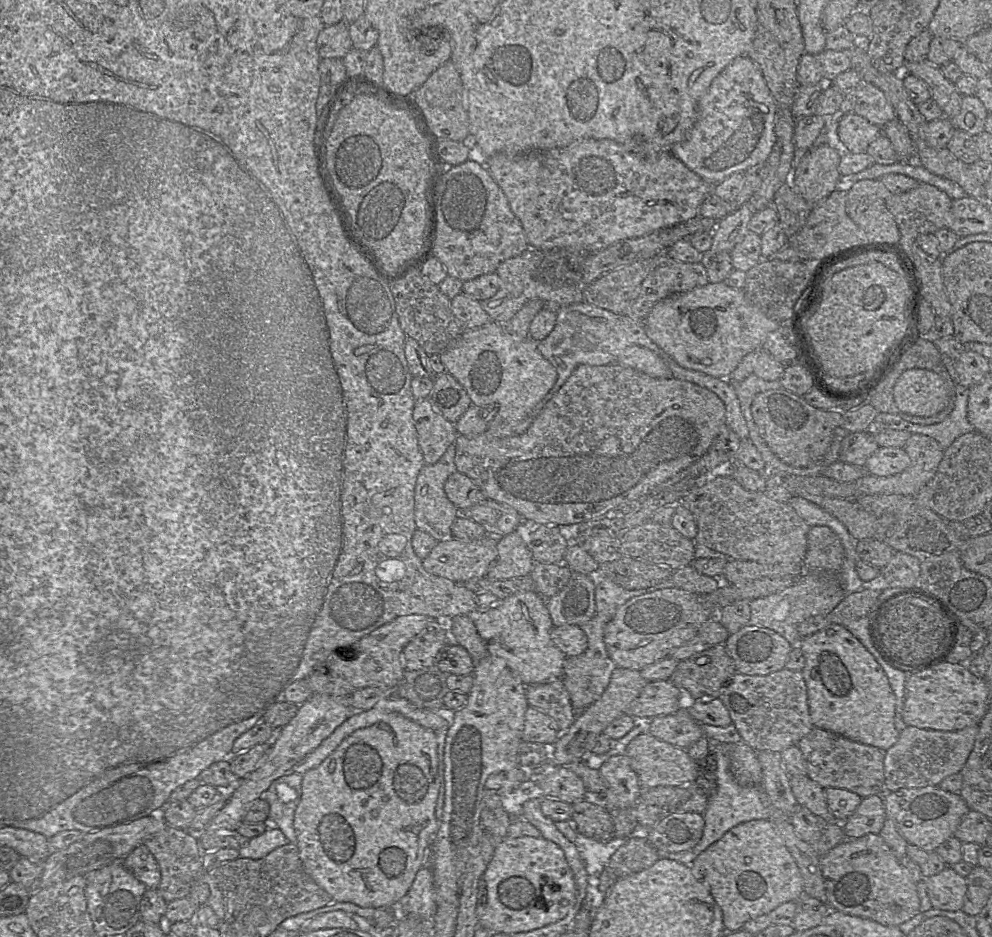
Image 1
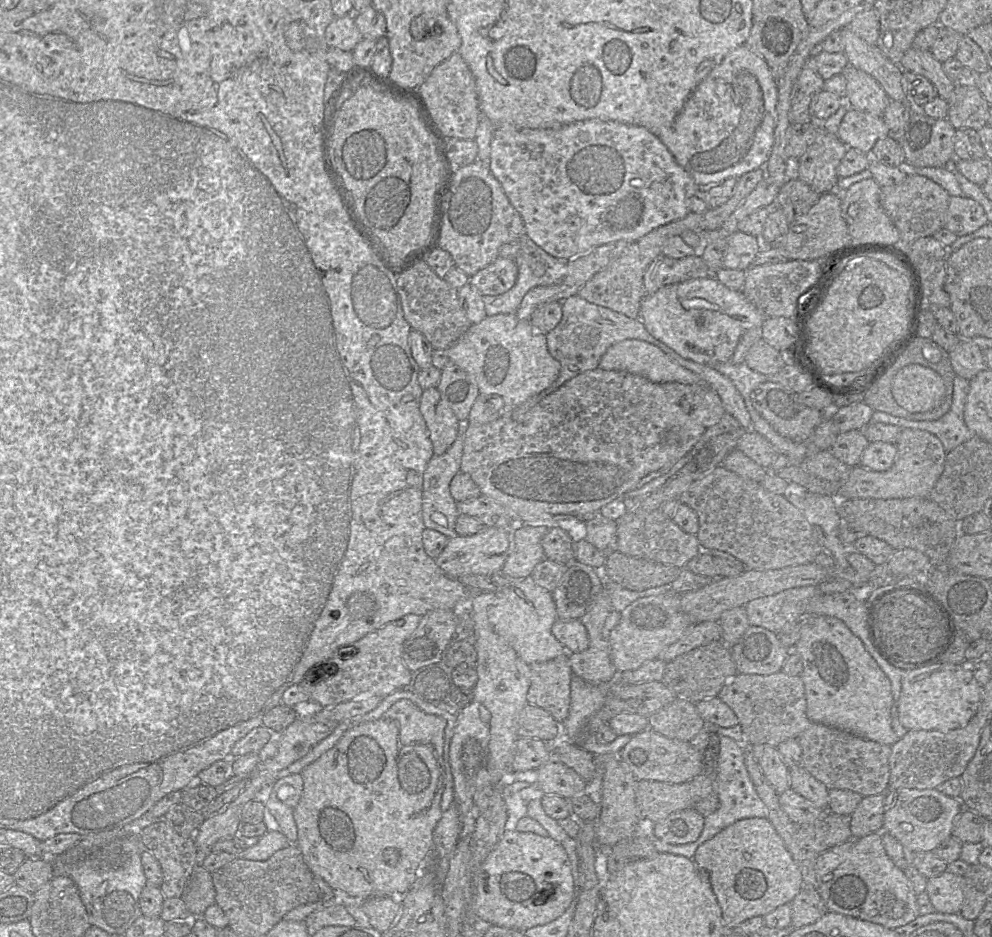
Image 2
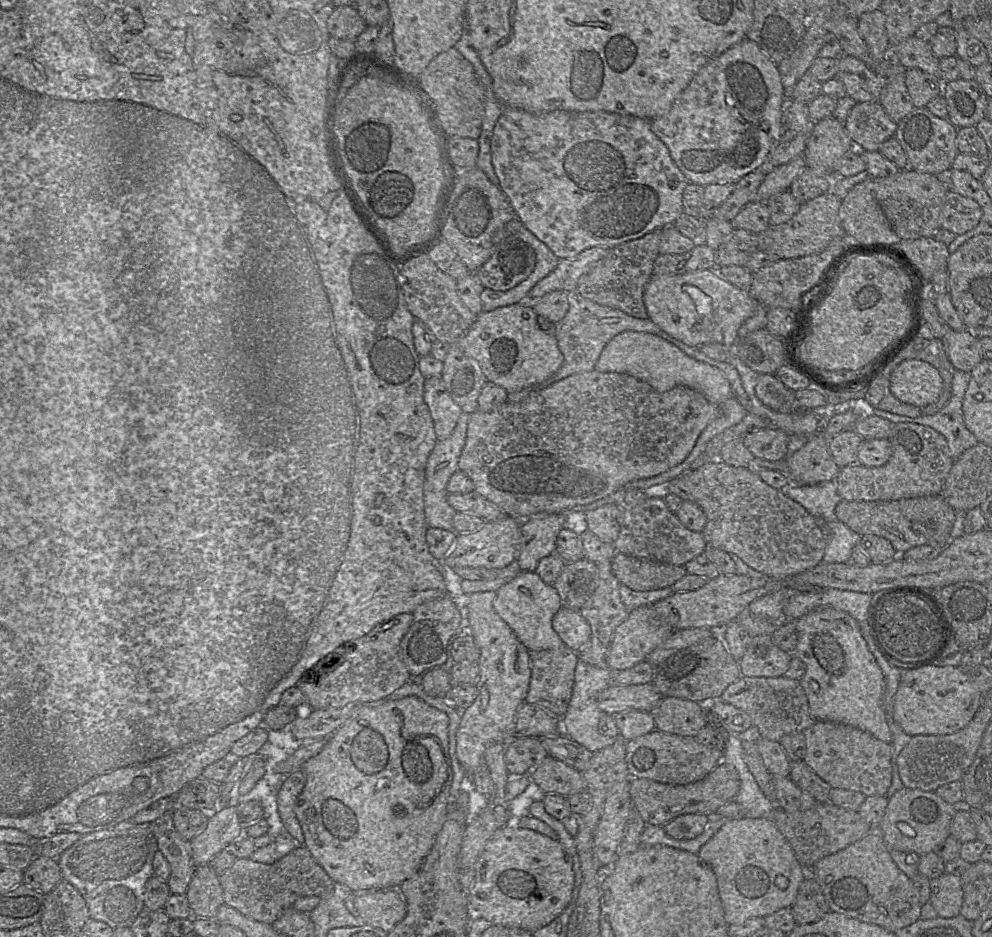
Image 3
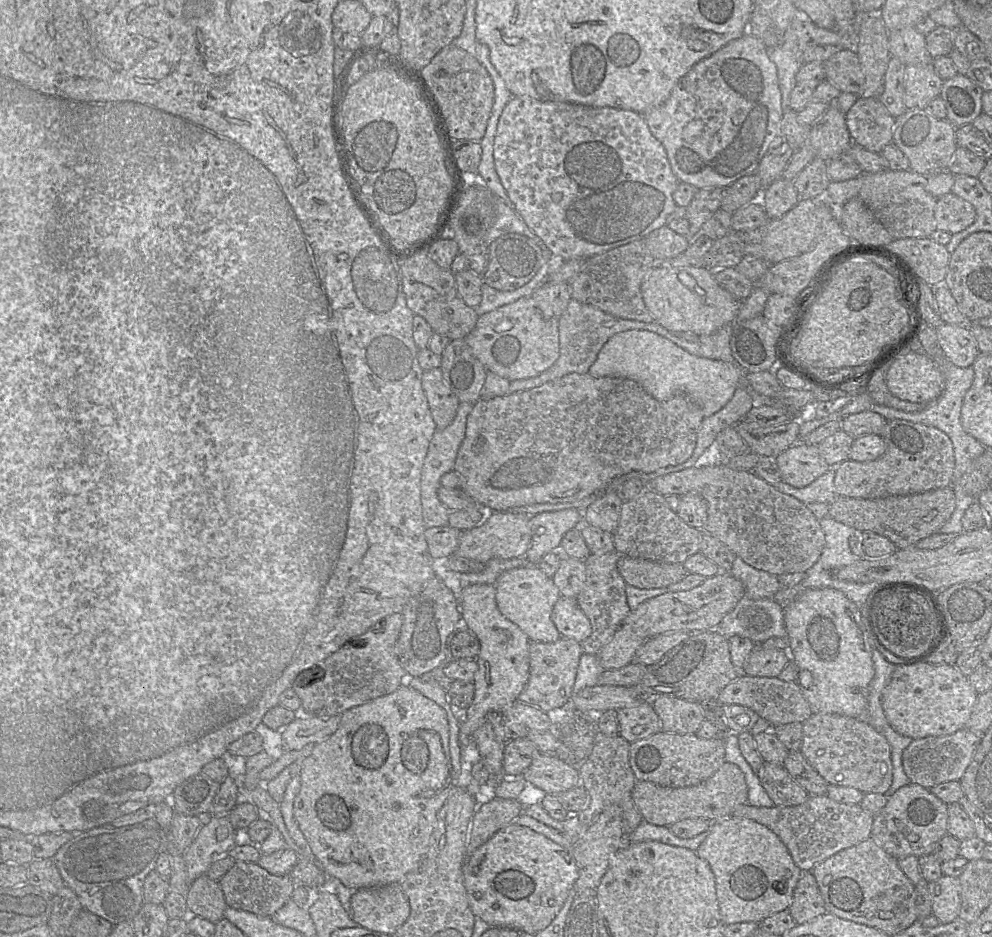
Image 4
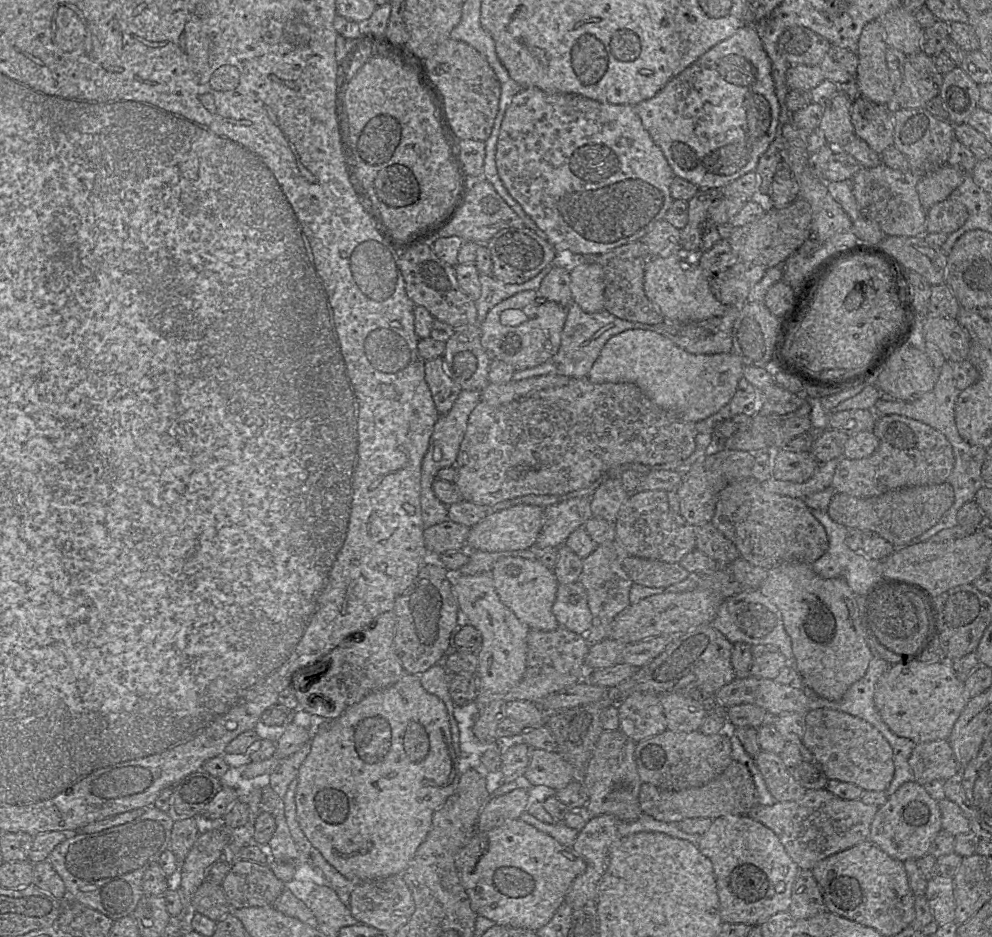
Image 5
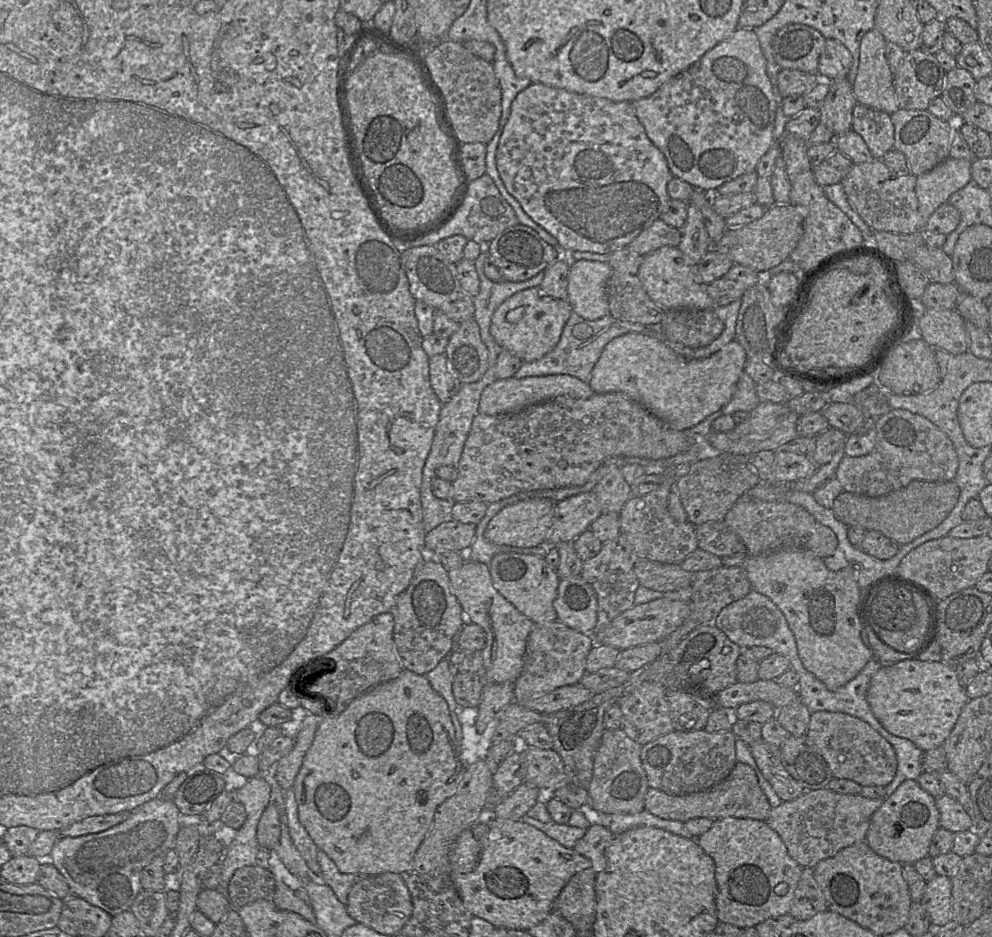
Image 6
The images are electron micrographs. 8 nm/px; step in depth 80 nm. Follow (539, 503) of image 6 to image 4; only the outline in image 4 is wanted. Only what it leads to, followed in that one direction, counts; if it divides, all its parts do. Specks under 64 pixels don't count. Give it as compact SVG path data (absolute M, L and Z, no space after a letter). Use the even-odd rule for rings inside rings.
M488 512L482 524L462 531L453 555L486 563L493 558L511 559L525 555L531 543L530 517L515 512Z

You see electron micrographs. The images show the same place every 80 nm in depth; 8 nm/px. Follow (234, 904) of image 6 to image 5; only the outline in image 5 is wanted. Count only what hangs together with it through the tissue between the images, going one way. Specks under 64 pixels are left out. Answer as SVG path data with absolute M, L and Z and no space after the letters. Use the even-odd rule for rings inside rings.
M237 860L221 887L232 910L274 906L285 889L268 865Z

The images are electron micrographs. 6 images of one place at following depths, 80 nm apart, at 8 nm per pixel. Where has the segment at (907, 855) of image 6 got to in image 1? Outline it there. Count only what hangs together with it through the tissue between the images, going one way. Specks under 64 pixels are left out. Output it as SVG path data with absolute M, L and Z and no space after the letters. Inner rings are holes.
M939 786L902 788L884 792L881 796L887 818L894 822L906 842L926 852L935 852L942 843L954 836L961 820L970 811L960 793L948 792Z

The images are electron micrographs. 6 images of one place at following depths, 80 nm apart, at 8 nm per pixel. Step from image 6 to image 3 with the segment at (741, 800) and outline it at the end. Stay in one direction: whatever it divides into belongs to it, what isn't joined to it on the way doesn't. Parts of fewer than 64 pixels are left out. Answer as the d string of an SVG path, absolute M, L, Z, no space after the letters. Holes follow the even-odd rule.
M721 762L705 778L690 784L667 784L648 778L631 778L630 795L633 808L646 824L663 827L674 818L684 814L715 815L724 804L734 801L740 790L740 777L736 768Z

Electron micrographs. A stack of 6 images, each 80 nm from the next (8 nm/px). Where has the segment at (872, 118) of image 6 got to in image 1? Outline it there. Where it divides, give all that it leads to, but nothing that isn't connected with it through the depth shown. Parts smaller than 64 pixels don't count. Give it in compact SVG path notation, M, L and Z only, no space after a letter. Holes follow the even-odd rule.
M850 112L838 124L838 136L844 152L866 153L869 145L881 135L882 128Z

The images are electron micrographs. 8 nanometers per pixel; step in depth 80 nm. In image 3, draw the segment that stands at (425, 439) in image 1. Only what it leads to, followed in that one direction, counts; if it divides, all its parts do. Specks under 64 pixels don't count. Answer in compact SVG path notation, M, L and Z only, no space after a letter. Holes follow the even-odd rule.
M441 377L425 378L423 398L429 408L437 439L447 439L455 429L462 409L451 397Z

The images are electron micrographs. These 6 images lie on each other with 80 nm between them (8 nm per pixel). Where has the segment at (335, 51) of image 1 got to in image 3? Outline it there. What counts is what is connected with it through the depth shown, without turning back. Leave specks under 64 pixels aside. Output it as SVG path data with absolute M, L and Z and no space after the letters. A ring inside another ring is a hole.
M355 6L335 8L327 21L331 37L346 40L356 40L367 28Z

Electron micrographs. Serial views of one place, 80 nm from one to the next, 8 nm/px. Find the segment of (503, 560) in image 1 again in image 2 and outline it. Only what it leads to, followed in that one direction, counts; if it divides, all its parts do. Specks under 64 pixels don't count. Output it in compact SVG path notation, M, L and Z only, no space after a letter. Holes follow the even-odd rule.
M510 526L509 547L501 573L513 579L531 577L535 566L545 558L542 539L547 531L544 526Z

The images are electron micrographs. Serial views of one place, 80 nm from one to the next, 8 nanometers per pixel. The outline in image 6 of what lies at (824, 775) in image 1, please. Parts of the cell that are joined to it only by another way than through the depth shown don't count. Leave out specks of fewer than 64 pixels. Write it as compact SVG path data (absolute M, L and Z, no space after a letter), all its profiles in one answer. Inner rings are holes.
M812 712L806 736L827 762L834 778L852 780L862 787L885 787L896 775L897 757L893 746L871 725L855 716L841 712Z

